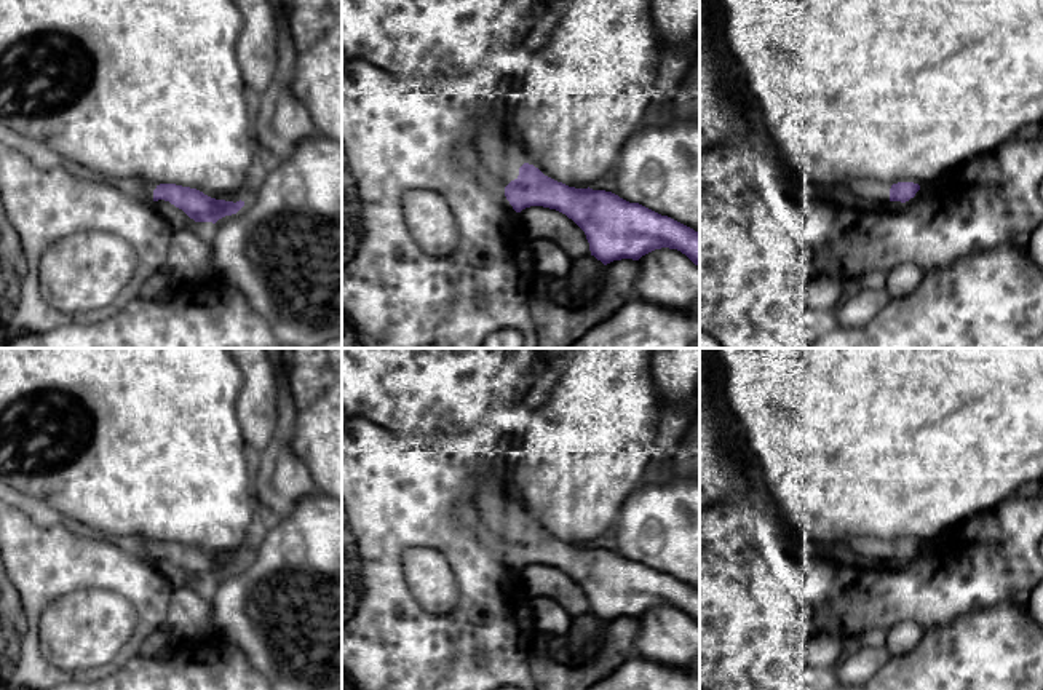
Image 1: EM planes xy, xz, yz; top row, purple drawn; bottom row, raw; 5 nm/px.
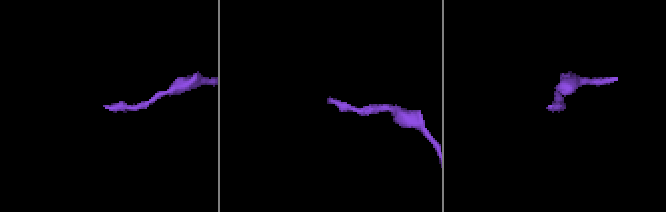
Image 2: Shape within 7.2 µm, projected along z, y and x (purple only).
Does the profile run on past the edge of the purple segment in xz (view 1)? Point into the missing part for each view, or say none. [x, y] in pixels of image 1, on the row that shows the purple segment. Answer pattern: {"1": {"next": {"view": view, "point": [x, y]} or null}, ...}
{"1": {"next": {"view": "xz", "point": [500, 158]}}}

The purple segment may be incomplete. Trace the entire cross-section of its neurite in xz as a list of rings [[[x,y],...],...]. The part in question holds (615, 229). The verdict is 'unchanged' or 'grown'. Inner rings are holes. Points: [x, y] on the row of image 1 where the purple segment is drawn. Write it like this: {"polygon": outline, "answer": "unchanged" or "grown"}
{"polygon": [[[487,115],[476,129],[474,149],[487,177],[505,188],[516,212],[530,206],[556,209],[586,235],[591,256],[604,265],[661,249],[677,249],[700,267],[700,233],[639,203],[605,190],[575,188],[545,176],[522,160],[505,117]]], "answer": "grown"}

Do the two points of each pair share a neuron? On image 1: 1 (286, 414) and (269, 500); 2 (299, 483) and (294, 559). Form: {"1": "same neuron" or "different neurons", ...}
{"1": "same neuron", "2": "different neurons"}

